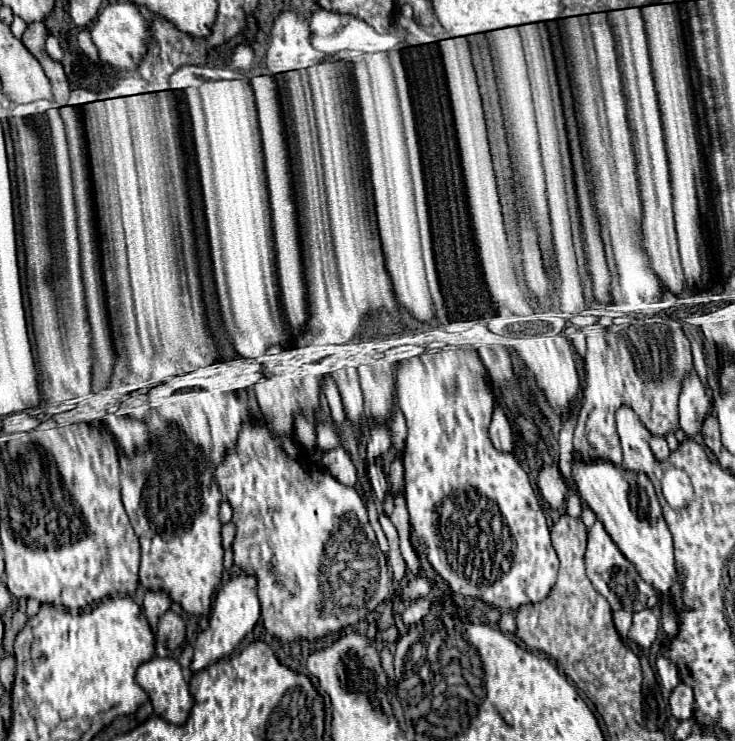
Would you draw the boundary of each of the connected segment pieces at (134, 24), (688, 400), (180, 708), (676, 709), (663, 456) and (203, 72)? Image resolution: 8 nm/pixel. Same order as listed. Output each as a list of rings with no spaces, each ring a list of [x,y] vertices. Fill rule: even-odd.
[[[130,1],[110,3],[108,7],[102,9],[102,13],[92,25],[92,41],[98,47],[98,55],[104,63],[116,69],[136,69],[148,51],[150,25],[134,3]]]
[[[696,373],[684,379],[680,393],[680,429],[688,437],[696,437],[700,433],[700,425],[708,415],[710,401],[706,399],[706,391]]]
[[[154,657],[138,667],[136,681],[148,693],[158,717],[174,725],[186,723],[192,695],[178,661]]]
[[[680,683],[672,695],[670,695],[670,709],[672,709],[672,715],[678,719],[678,721],[686,721],[692,717],[692,709],[694,709],[694,695],[692,695],[692,689],[684,683]]]
[[[652,437],[652,439],[650,439],[650,449],[652,449],[652,453],[654,453],[654,457],[656,457],[658,461],[666,461],[668,455],[670,455],[668,443],[666,443],[666,439],[662,439],[662,437]]]
[[[184,65],[180,69],[176,69],[168,83],[170,89],[186,89],[186,87],[198,87],[208,79],[216,79],[216,73],[222,73],[222,69],[218,67],[210,67],[210,65]]]

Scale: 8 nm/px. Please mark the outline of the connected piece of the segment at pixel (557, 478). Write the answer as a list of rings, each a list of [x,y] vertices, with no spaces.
[[[542,465],[538,475],[538,489],[552,509],[560,509],[566,497],[566,483],[556,465]]]

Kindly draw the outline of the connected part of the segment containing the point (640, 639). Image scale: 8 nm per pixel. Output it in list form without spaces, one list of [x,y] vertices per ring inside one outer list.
[[[642,609],[640,613],[634,613],[632,619],[632,629],[630,629],[630,639],[634,639],[640,647],[648,649],[650,643],[658,637],[659,619],[654,615],[652,609]]]

